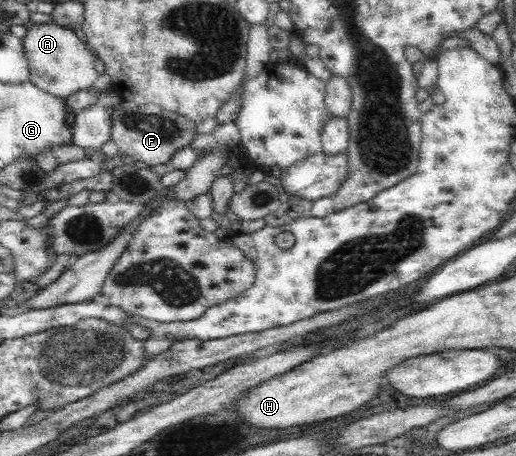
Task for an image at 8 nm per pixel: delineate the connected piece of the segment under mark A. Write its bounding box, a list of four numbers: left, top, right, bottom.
[23,23,99,98]

